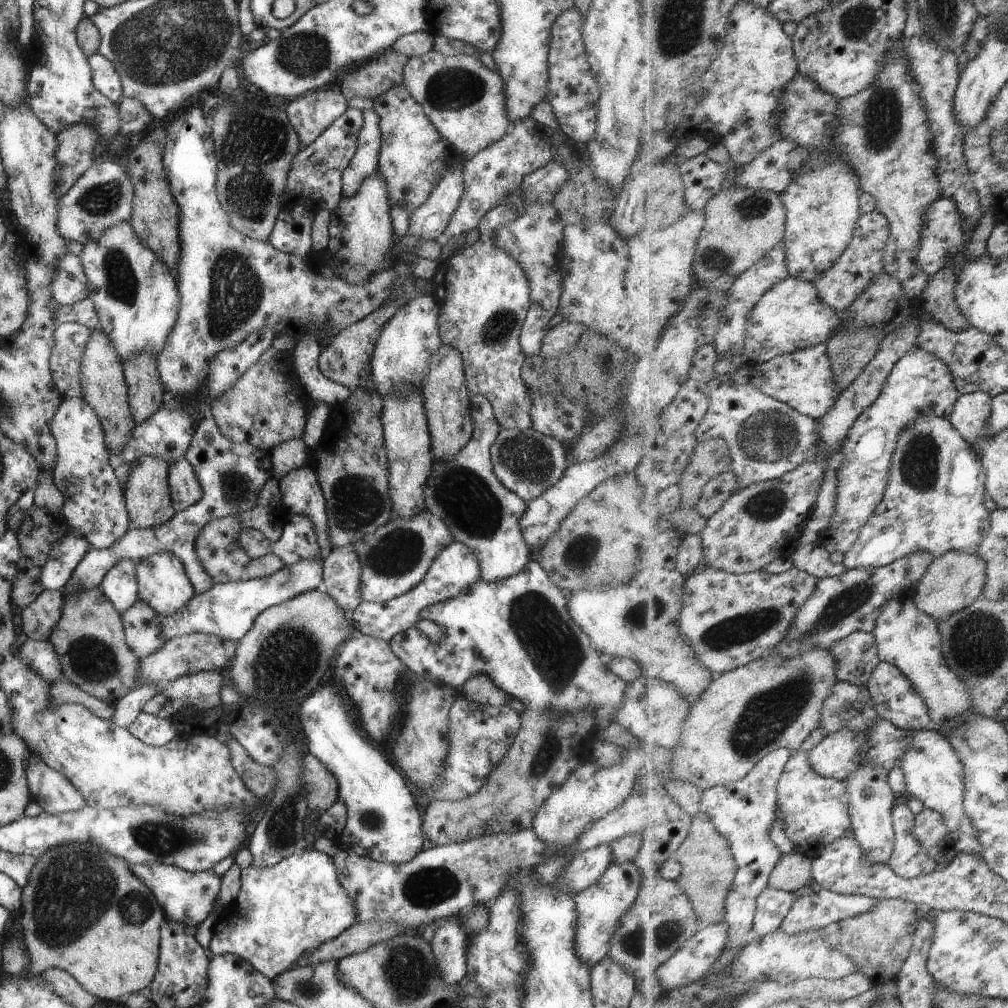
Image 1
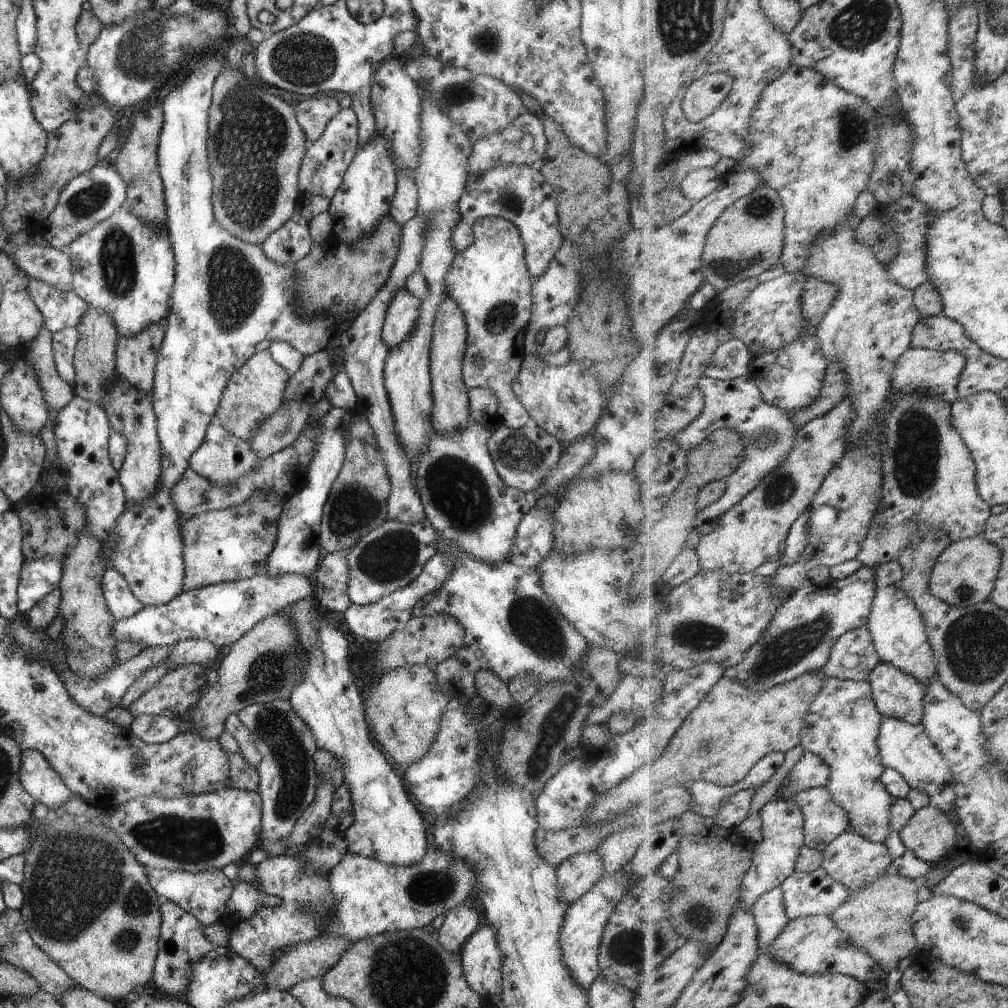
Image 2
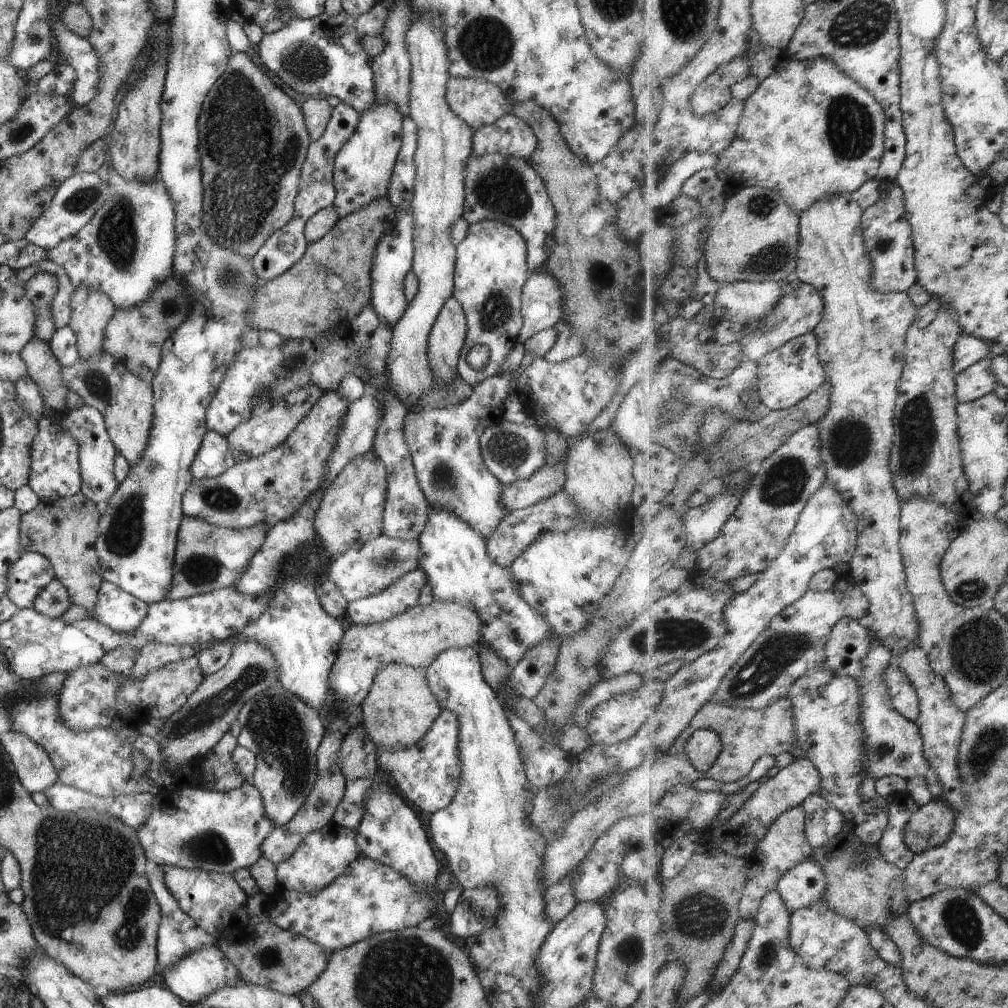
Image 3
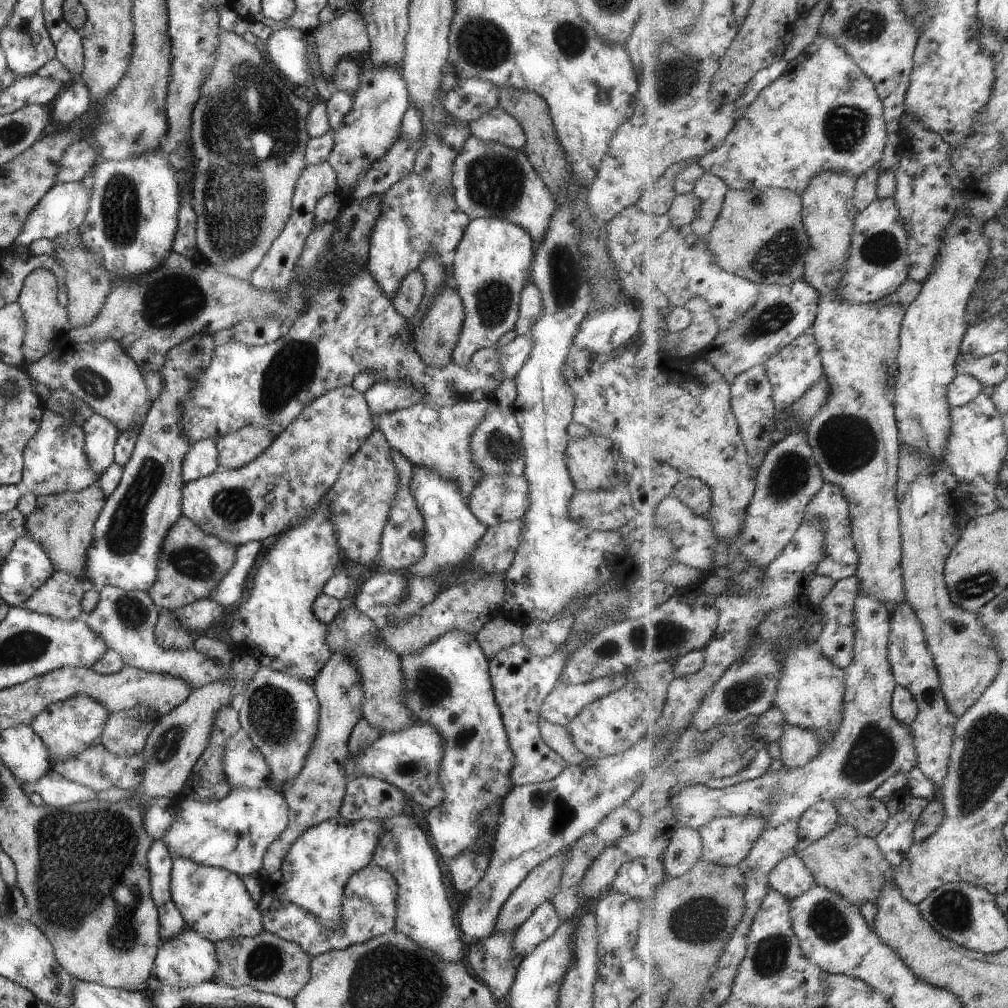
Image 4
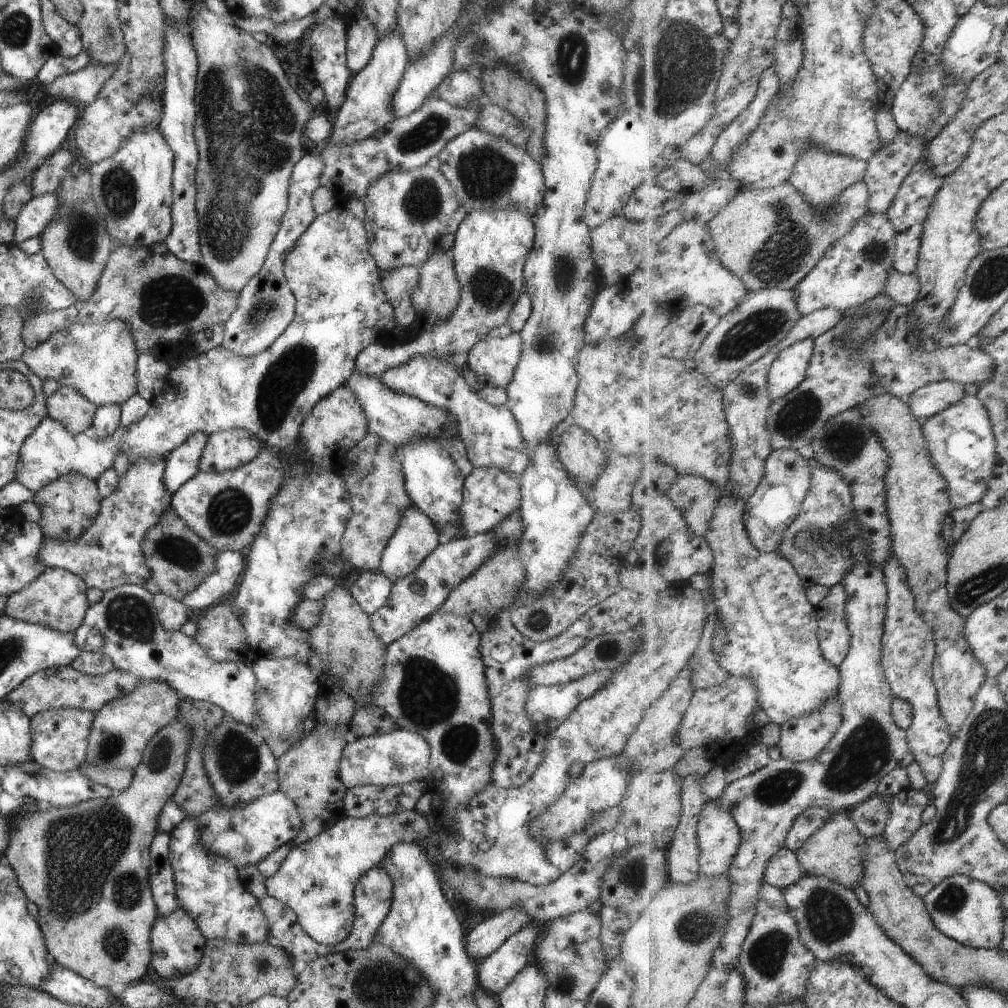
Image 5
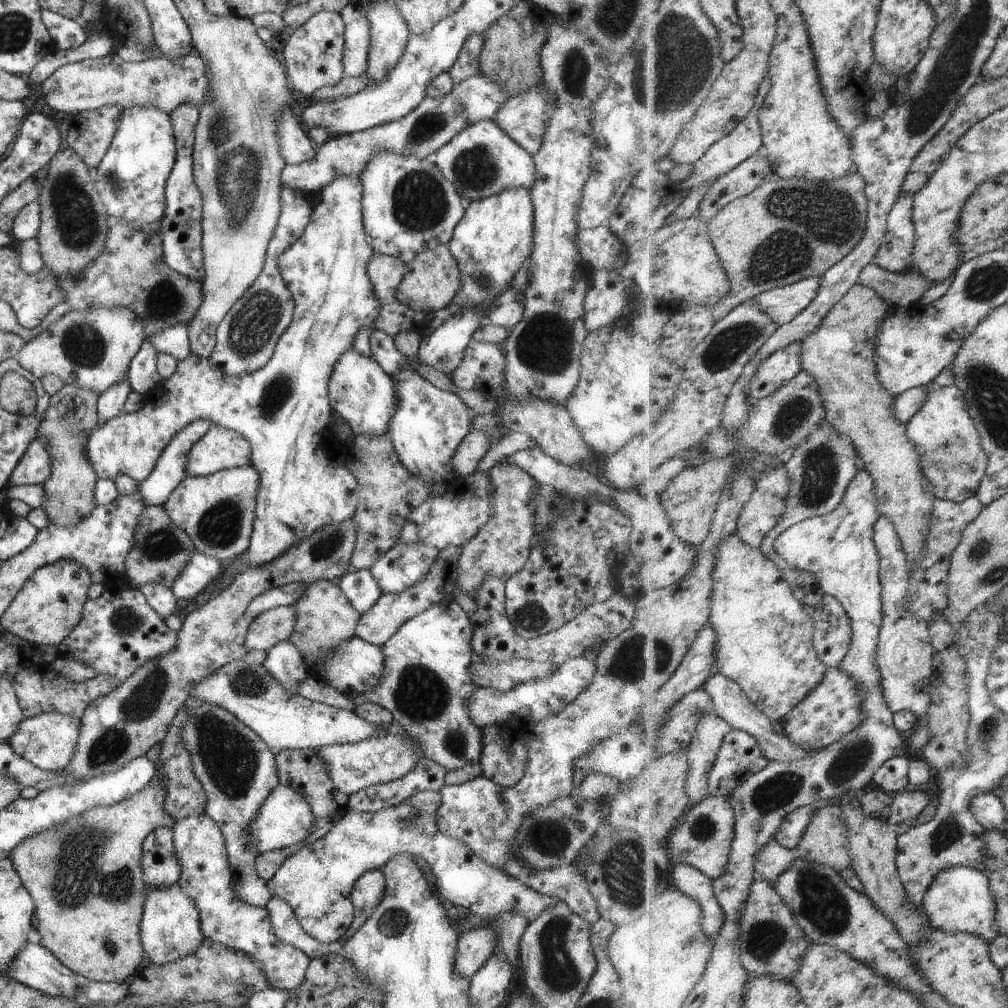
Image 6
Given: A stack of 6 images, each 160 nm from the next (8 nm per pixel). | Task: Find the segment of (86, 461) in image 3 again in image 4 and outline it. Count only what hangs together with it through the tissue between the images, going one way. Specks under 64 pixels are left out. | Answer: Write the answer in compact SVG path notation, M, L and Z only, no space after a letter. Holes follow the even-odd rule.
M93 413L83 423L81 432L83 452L89 468L94 470L98 479L100 474L114 462L113 445L119 431L110 420Z

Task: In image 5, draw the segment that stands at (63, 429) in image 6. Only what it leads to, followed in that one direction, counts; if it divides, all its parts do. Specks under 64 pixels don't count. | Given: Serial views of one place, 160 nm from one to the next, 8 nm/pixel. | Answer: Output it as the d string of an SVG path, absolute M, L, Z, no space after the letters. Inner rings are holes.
M59 386L46 398L46 414L73 434L89 433L96 406L71 387ZM68 473L58 477L43 488L36 490L31 500L39 509L37 524L44 537L59 541L73 541L93 522L97 516L102 496L94 481L87 477Z

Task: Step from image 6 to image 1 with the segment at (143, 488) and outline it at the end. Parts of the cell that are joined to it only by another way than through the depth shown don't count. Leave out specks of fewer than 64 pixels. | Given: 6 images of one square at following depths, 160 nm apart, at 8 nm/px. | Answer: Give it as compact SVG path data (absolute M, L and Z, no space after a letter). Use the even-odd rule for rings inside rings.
M207 416L198 422L184 457L193 467L202 489L200 500L195 505L176 512L166 523L158 527L129 528L110 547L89 549L64 584L63 596L98 587L107 569L111 568L111 565L114 565L120 558L127 557L137 561L137 559L164 552L180 560L195 593L205 592L215 584L196 555L194 540L201 528L210 520L245 512L256 505L259 490L272 477L270 455L268 451L262 451L259 447L251 446L249 443L231 442L220 433L212 417Z

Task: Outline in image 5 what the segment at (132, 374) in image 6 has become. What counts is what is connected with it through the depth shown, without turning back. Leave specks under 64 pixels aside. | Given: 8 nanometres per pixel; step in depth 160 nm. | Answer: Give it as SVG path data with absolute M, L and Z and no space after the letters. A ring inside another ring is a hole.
M138 353L136 358L136 392L148 402L159 394L171 368L166 361L155 360L147 353Z

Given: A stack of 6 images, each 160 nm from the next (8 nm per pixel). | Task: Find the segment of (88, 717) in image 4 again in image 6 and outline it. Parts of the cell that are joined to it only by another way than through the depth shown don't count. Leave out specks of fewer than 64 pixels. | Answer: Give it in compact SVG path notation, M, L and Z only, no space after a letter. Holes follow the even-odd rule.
M55 711L42 712L23 719L7 744L15 754L22 756L33 766L44 771L61 771L69 764L73 756L79 725L80 720L77 717Z

